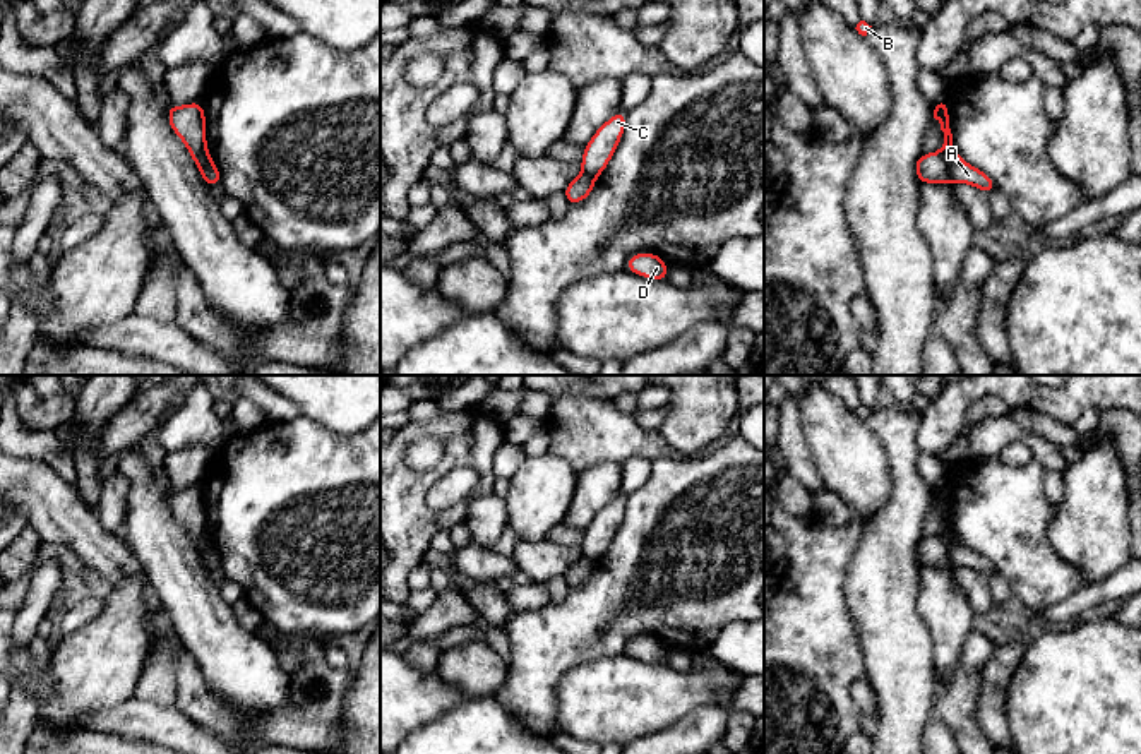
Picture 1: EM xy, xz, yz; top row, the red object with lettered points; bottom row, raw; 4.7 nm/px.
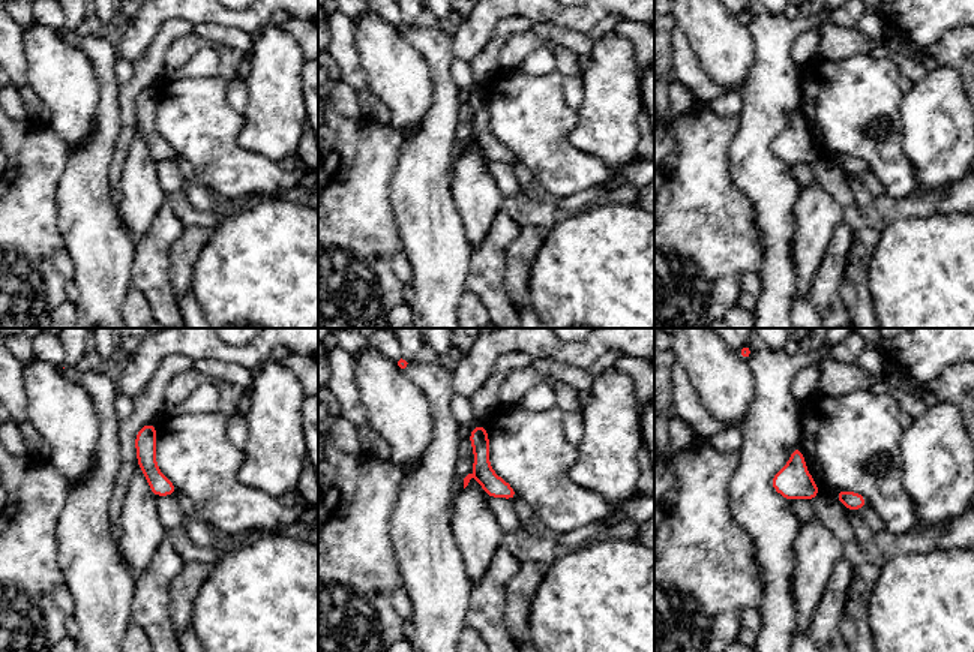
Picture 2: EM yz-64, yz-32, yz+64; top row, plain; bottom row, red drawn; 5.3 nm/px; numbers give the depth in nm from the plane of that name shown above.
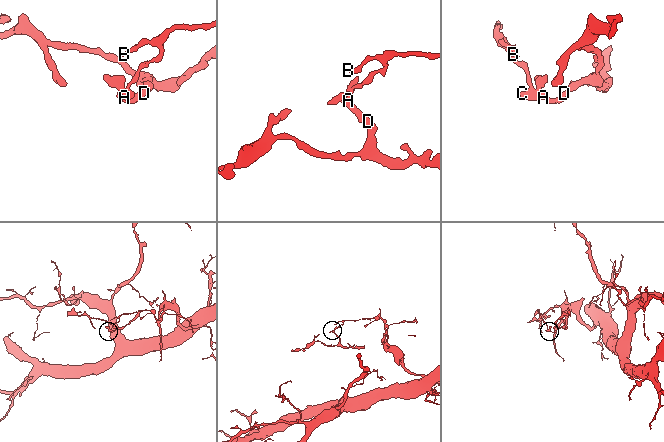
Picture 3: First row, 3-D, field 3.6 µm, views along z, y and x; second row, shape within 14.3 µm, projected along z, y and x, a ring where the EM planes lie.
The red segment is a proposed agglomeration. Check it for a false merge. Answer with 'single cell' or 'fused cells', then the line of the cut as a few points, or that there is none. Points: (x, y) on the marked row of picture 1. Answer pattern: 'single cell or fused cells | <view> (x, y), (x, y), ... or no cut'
fused cells | yz (941, 151), (951, 180)

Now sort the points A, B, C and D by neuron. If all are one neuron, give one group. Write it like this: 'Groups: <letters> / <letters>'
Groups: A D / B C

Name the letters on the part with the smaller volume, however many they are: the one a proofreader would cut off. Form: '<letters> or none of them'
A, D

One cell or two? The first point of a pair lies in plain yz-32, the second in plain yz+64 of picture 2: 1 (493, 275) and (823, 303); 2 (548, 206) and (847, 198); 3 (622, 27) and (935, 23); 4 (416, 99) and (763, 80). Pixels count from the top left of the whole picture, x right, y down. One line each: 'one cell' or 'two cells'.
1: one cell
2: two cells
3: two cells
4: two cells

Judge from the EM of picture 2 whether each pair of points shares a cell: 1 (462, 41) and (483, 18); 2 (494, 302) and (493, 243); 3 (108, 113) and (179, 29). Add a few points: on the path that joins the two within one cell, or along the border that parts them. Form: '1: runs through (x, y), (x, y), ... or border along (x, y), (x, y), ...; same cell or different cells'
1: runs through (468, 35), (479, 24); same cell
2: runs through (493, 287), (493, 258); same cell
3: border along (120, 86), (117, 138); different cells

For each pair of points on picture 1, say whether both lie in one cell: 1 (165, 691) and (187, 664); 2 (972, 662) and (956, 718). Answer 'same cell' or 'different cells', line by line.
1: different cells
2: same cell

